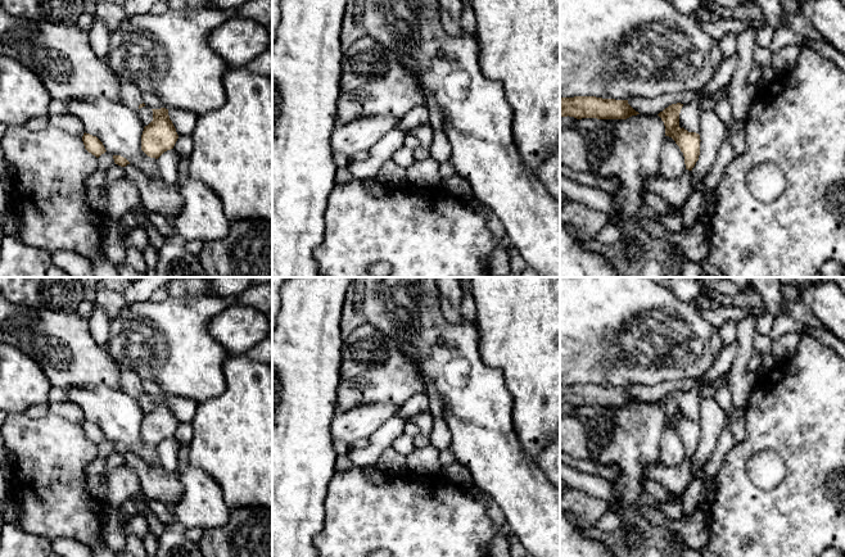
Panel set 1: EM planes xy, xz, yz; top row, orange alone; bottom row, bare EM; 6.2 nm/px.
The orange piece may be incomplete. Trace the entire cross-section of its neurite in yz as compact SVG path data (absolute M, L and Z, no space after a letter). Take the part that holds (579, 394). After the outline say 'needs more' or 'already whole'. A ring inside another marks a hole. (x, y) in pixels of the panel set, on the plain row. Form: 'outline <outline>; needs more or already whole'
outline M596 384L560 385L560 404L627 407L640 402L628 388L602 386Z; already whole

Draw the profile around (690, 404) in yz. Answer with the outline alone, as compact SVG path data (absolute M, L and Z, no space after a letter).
M737 341L729 345L724 345L715 362L708 370L708 372L701 379L697 380L697 384L691 390L684 391L682 394L679 400L679 411L684 417L687 417L688 420L699 421L702 404L701 390L709 386L722 375L729 372L737 352L738 352Z

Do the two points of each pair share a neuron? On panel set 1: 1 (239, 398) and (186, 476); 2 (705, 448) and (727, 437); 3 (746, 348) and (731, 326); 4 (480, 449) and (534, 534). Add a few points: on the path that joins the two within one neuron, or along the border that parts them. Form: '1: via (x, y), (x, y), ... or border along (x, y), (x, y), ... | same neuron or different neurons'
1: border along (190, 462), (206, 471), (218, 484) | different neurons
2: border along (726, 425), (703, 467) | different neurons
3: border along (737, 322), (735, 340) | different neurons
4: via (501, 470), (525, 494), (534, 508), (534, 514) | same neuron

